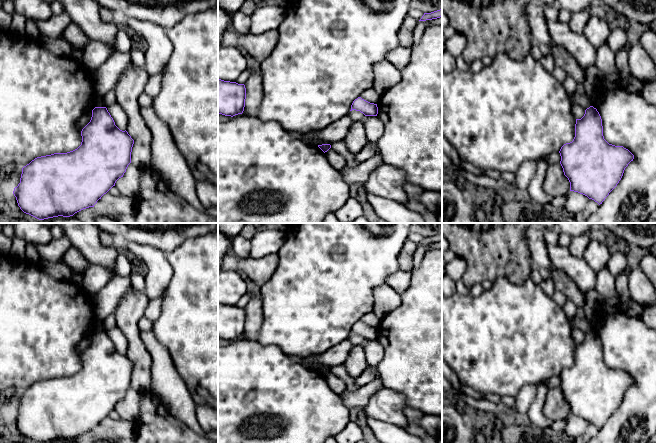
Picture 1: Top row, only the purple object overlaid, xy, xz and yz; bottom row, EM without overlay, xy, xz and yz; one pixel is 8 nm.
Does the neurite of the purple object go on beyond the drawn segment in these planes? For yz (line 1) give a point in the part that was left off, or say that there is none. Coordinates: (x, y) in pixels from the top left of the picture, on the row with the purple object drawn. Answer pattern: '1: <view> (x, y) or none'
1: none

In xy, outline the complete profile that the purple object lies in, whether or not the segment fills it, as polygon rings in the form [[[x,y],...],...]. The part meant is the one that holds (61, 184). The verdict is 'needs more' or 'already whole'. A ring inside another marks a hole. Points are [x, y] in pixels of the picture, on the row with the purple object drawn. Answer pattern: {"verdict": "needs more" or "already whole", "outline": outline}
{"verdict": "already whole", "outline": [[[95,107],[90,122],[81,131],[81,145],[67,153],[37,157],[22,168],[20,183],[14,188],[20,209],[39,220],[63,216],[94,207],[131,163],[134,140],[120,130],[106,107]]]}

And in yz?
{"verdict": "already whole", "outline": [[[590,106],[585,110],[581,119],[576,119],[575,137],[572,142],[564,144],[560,151],[560,164],[564,175],[570,182],[570,191],[578,192],[594,200],[599,205],[605,200],[609,193],[617,186],[621,180],[625,168],[633,161],[634,155],[623,146],[609,144],[603,136],[602,119],[596,108]]]}

